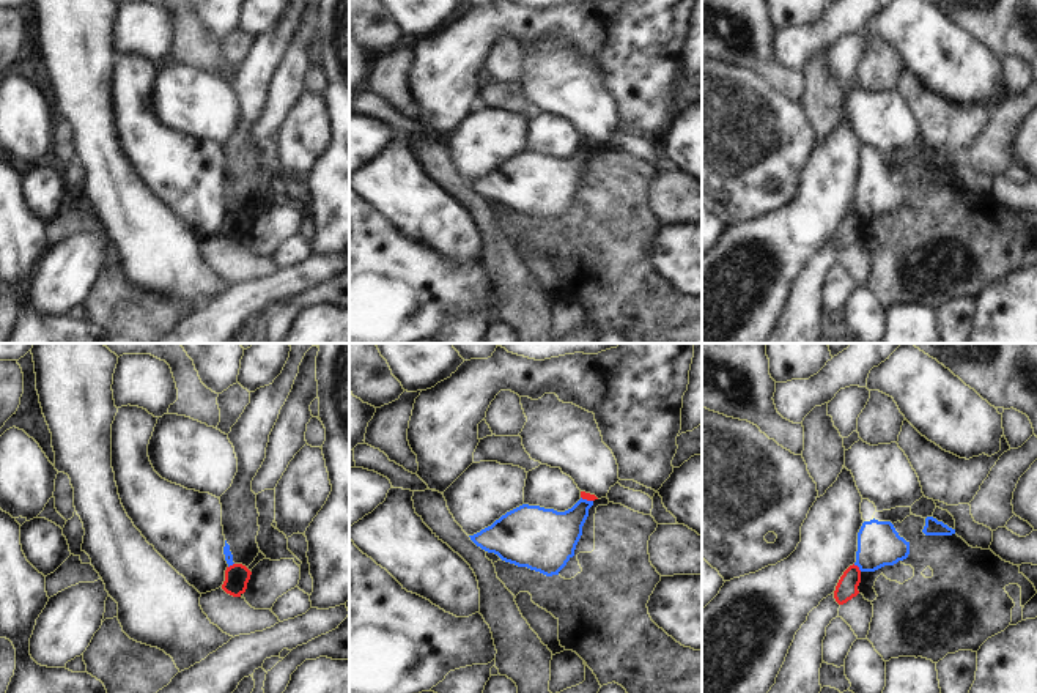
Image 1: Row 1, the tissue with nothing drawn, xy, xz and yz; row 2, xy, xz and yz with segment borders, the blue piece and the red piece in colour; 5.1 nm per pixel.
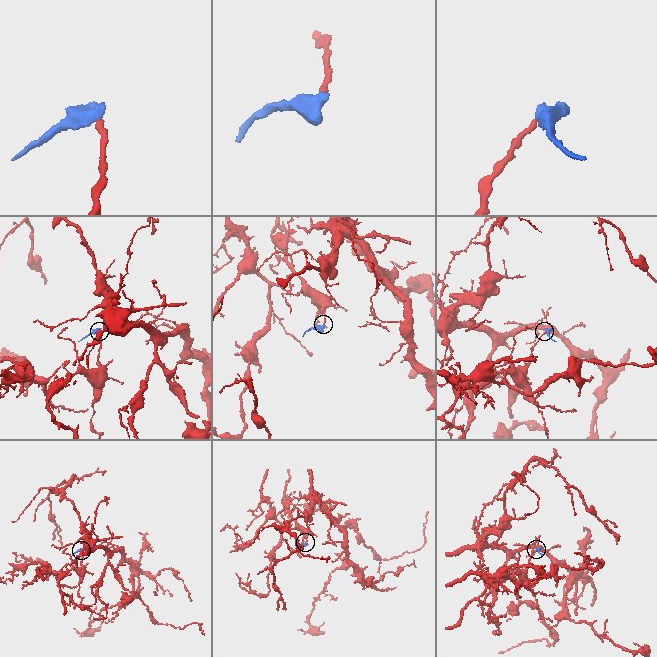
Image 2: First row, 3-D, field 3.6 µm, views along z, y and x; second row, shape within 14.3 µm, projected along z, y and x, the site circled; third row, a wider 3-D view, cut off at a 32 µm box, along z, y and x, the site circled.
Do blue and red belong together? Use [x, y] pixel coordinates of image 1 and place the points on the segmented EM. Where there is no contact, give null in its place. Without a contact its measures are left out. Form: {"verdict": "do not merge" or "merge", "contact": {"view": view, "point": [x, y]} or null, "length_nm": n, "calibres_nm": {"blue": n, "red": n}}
{"verdict": "do not merge", "contact": {"view": "yz", "point": [858, 566]}, "length_nm": 60, "calibres_nm": {"blue": 220, "red": 110}}

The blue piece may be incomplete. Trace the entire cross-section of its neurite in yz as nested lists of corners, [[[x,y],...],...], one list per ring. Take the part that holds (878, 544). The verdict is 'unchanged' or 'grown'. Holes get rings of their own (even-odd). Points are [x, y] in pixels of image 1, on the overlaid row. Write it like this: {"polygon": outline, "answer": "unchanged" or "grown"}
{"polygon": [[[862,499],[862,526],[858,532],[858,551],[854,565],[861,572],[875,572],[884,565],[894,565],[910,554],[910,542],[899,536],[891,521],[873,518],[876,507],[869,499]]], "answer": "grown"}

